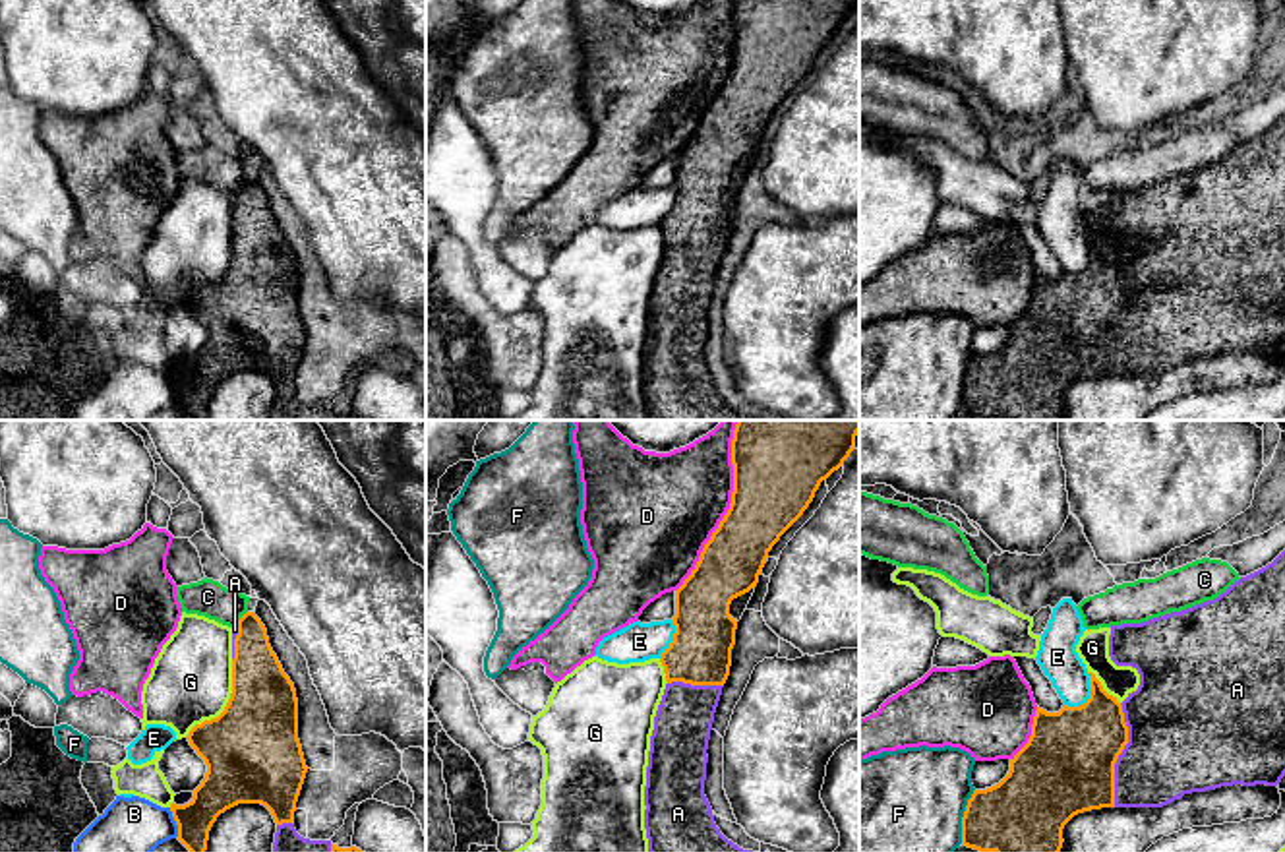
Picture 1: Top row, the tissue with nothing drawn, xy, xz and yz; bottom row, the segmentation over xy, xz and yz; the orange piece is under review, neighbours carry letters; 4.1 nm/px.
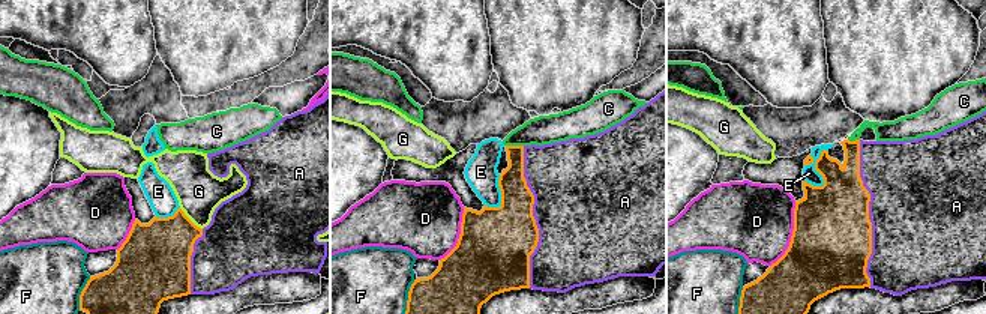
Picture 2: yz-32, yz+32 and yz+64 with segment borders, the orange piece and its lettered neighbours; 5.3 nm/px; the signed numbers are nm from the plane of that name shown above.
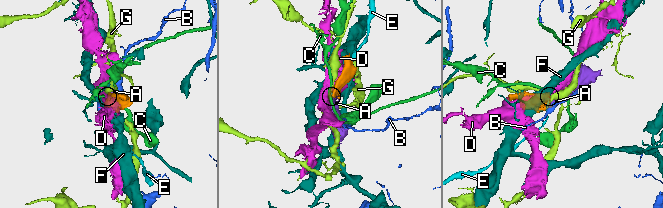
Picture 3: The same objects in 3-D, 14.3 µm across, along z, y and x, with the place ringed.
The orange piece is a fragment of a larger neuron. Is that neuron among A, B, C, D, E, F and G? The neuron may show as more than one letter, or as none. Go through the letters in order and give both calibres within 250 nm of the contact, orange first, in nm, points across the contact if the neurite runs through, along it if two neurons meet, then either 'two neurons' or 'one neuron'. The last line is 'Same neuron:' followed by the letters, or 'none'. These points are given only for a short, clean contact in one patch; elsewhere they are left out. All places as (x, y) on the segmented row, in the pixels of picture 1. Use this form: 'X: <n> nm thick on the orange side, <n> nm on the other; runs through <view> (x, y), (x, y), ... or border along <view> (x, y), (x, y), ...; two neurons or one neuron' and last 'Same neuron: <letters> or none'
A: 400 nm thick on the orange side, 420 nm on the other; one neuron
B: 180 nm thick on the orange side, 220 nm on the other; border along xy (169, 808), (177, 825), (177, 837); two neurons
C: 200 nm thick on the orange side, 150 nm on the other; border along xy (246, 610), (237, 622); two neurons
D: 360 nm thick on the orange side, 420 nm on the other; two neurons
E: 360 nm thick on the orange side, 160 nm on the other; two neurons
F: 320 nm thick on the orange side, 440 nm on the other; two neurons
G: 400 nm thick on the orange side, 340 nm on the other; two neurons
Same neuron: A

